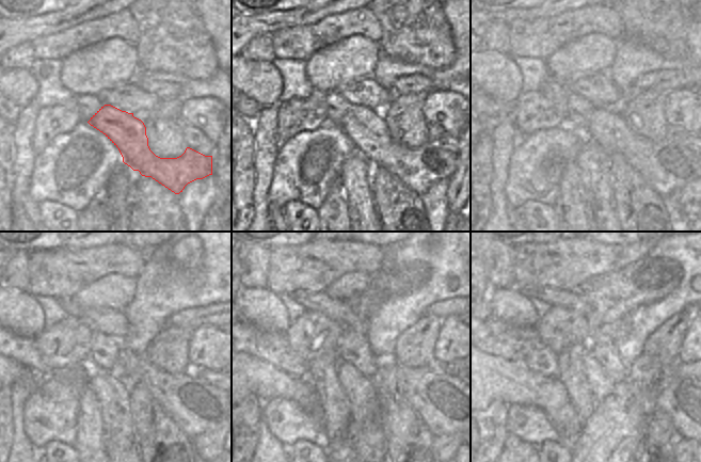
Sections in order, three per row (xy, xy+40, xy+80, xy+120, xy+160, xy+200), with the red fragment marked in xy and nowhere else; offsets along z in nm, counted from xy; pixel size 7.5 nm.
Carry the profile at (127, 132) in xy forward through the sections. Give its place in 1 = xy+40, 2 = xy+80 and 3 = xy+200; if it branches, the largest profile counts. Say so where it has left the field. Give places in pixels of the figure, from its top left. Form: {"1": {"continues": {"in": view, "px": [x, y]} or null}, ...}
{"1": {"continues": {"in": "xy+40", "px": [417, 169]}}, "2": {"continues": {"in": "xy+80", "px": [667, 166]}}, "3": {"continues": {"in": "xy+200", "px": [687, 400]}}}

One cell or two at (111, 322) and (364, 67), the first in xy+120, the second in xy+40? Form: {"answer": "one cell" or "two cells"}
{"answer": "two cells"}

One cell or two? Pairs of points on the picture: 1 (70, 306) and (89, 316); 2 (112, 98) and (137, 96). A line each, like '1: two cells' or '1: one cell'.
1: one cell
2: one cell

